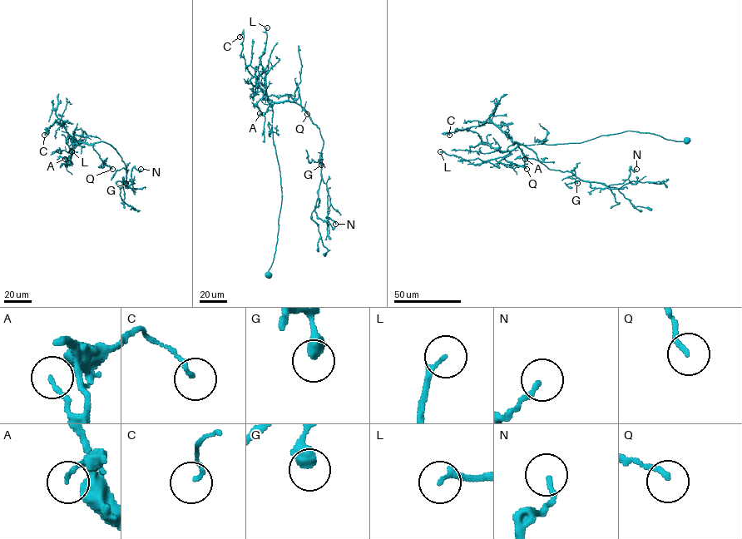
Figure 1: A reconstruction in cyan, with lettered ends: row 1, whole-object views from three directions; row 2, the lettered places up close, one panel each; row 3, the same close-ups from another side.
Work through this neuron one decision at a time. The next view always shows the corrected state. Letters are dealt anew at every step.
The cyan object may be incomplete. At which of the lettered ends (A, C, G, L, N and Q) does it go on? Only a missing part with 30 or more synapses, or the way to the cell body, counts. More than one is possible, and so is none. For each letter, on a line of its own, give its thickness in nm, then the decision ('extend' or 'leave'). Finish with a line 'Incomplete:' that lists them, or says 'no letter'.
A: calibre 120 nm; leave
C: calibre 130 nm; leave
G: calibre 480 nm; leave
L: calibre 170 nm; extend
N: calibre 140 nm; leave
Q: calibre 160 nm; leave
Incomplete: L

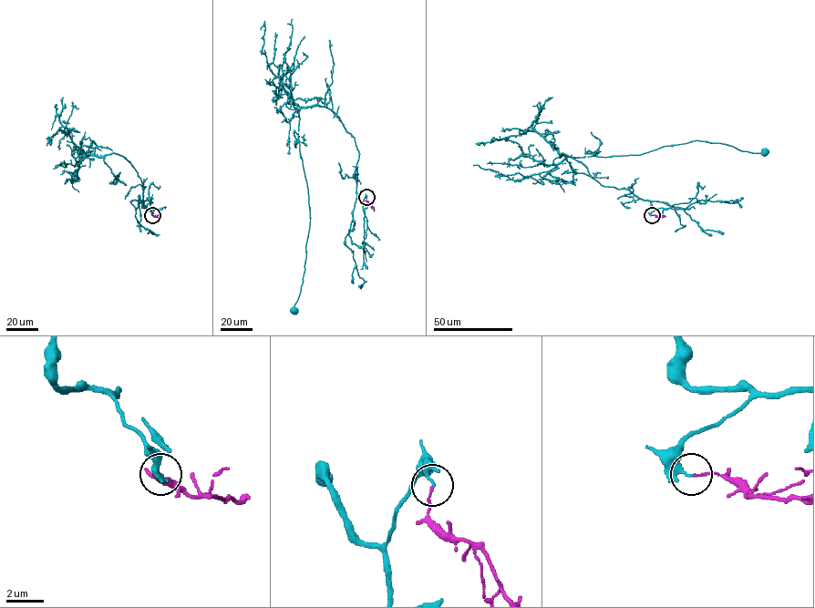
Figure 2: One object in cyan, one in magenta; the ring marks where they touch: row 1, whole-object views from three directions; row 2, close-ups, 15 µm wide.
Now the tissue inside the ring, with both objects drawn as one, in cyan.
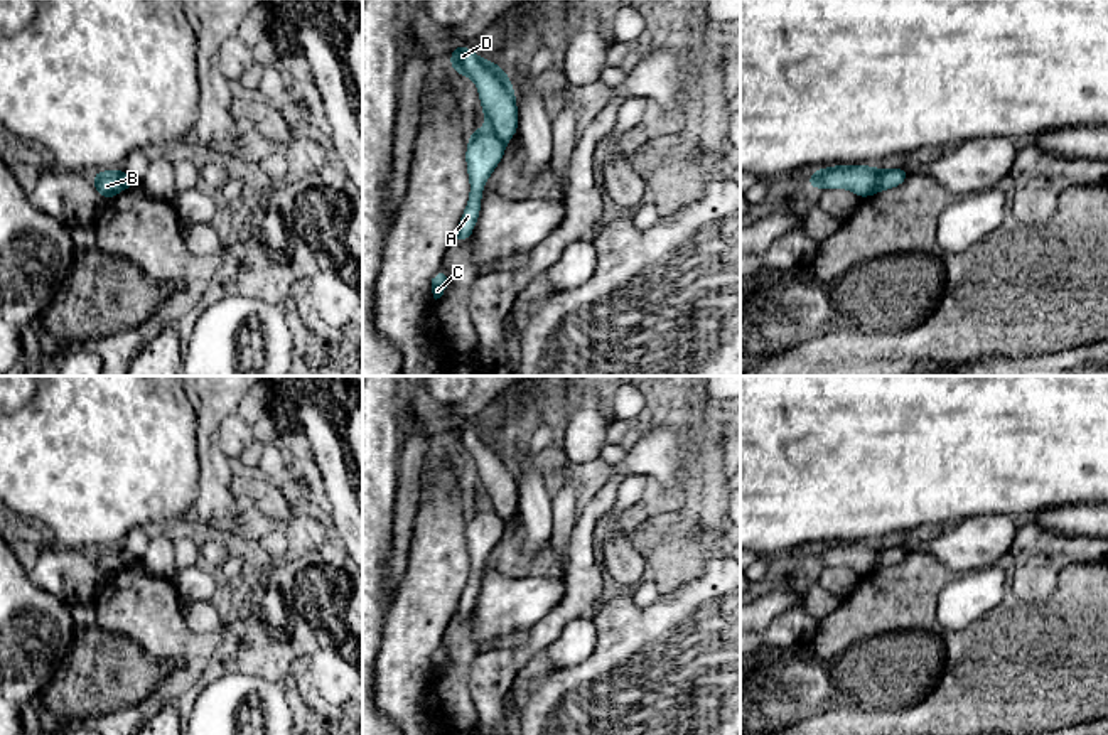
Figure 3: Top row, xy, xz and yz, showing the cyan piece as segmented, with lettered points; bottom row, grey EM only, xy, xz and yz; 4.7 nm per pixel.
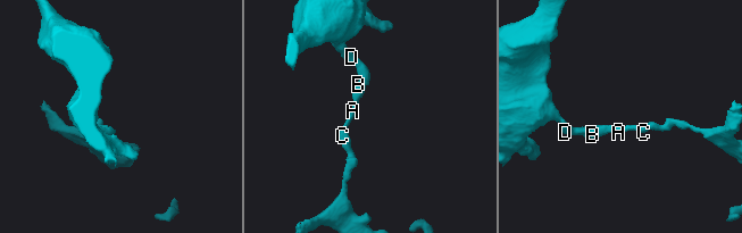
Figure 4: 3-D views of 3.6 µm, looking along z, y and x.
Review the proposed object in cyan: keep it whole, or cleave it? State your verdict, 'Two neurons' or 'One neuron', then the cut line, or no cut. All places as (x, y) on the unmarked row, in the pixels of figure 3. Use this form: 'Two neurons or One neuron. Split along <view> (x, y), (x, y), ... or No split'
Two neurons. Split along yz (881, 548), (874, 568)

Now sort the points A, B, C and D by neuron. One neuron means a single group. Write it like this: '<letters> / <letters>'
A B C / D

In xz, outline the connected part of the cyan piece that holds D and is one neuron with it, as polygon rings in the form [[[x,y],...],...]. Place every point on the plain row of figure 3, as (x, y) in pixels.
[[[469,423],[450,427],[450,445],[476,460],[487,506],[501,518],[511,518],[518,511],[518,482],[511,455],[494,438],[477,435]]]

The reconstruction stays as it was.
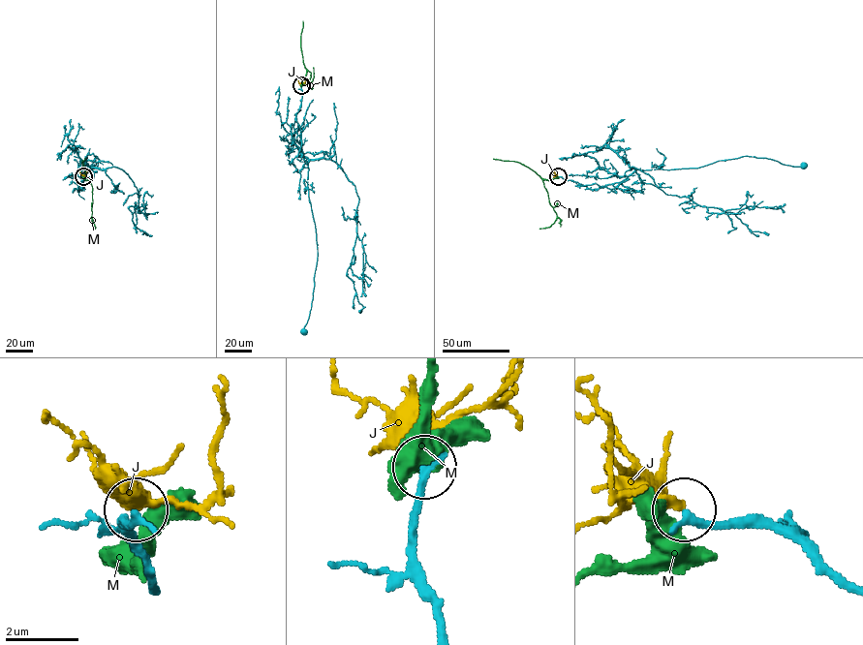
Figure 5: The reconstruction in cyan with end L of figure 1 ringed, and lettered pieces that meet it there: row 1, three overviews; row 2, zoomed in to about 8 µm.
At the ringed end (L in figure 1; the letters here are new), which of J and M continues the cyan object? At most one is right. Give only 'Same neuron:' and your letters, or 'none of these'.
Same neuron: J

